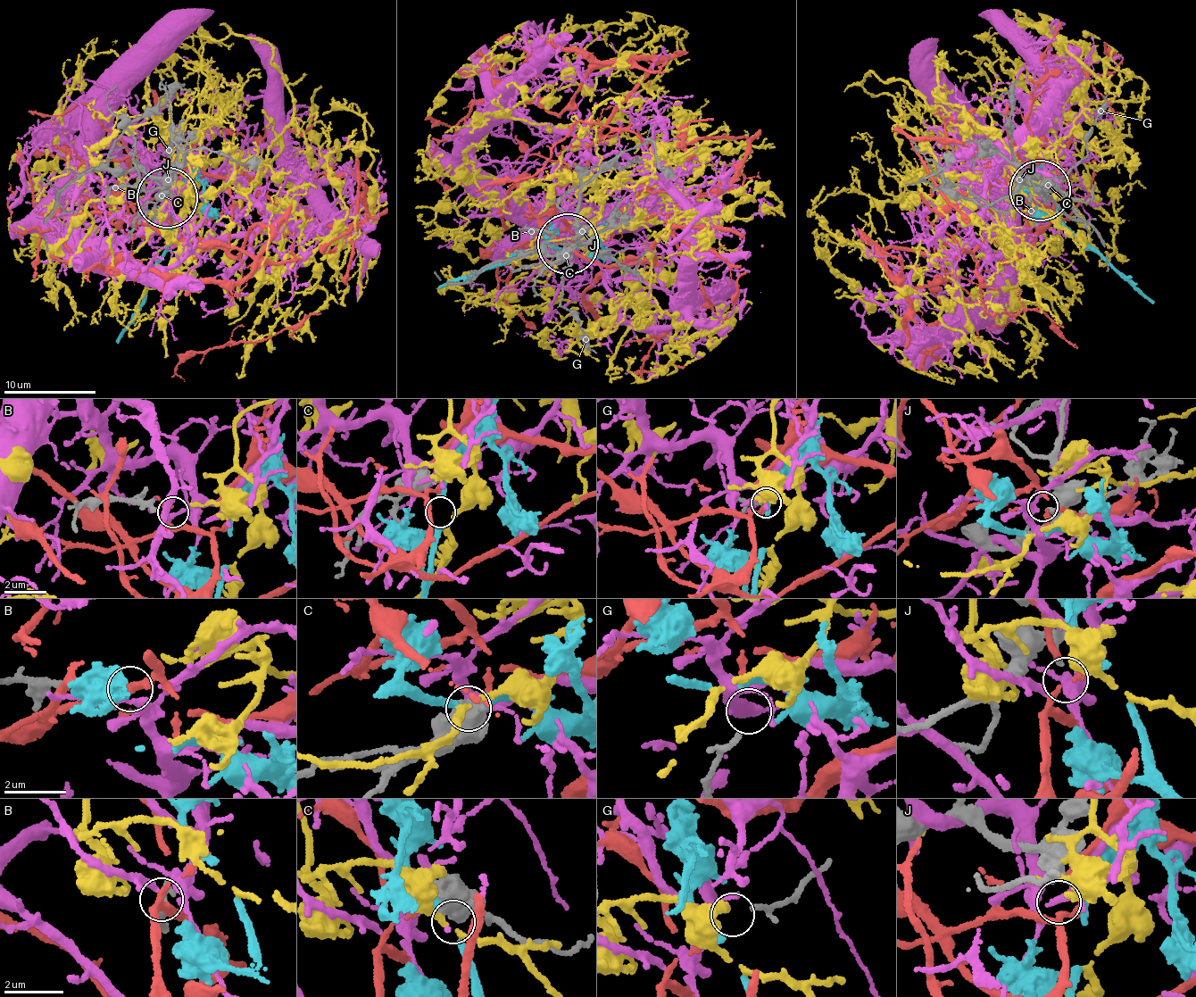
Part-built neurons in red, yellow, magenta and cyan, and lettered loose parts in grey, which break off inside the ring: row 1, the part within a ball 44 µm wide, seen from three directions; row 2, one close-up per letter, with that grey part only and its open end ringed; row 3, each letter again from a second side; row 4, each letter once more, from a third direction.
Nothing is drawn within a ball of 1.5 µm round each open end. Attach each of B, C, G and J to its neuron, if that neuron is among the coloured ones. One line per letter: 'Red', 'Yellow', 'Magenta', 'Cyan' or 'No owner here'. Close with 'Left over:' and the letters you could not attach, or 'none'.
B: No owner here
C: Yellow
G: Red
J: No owner here
Left over: B, J

